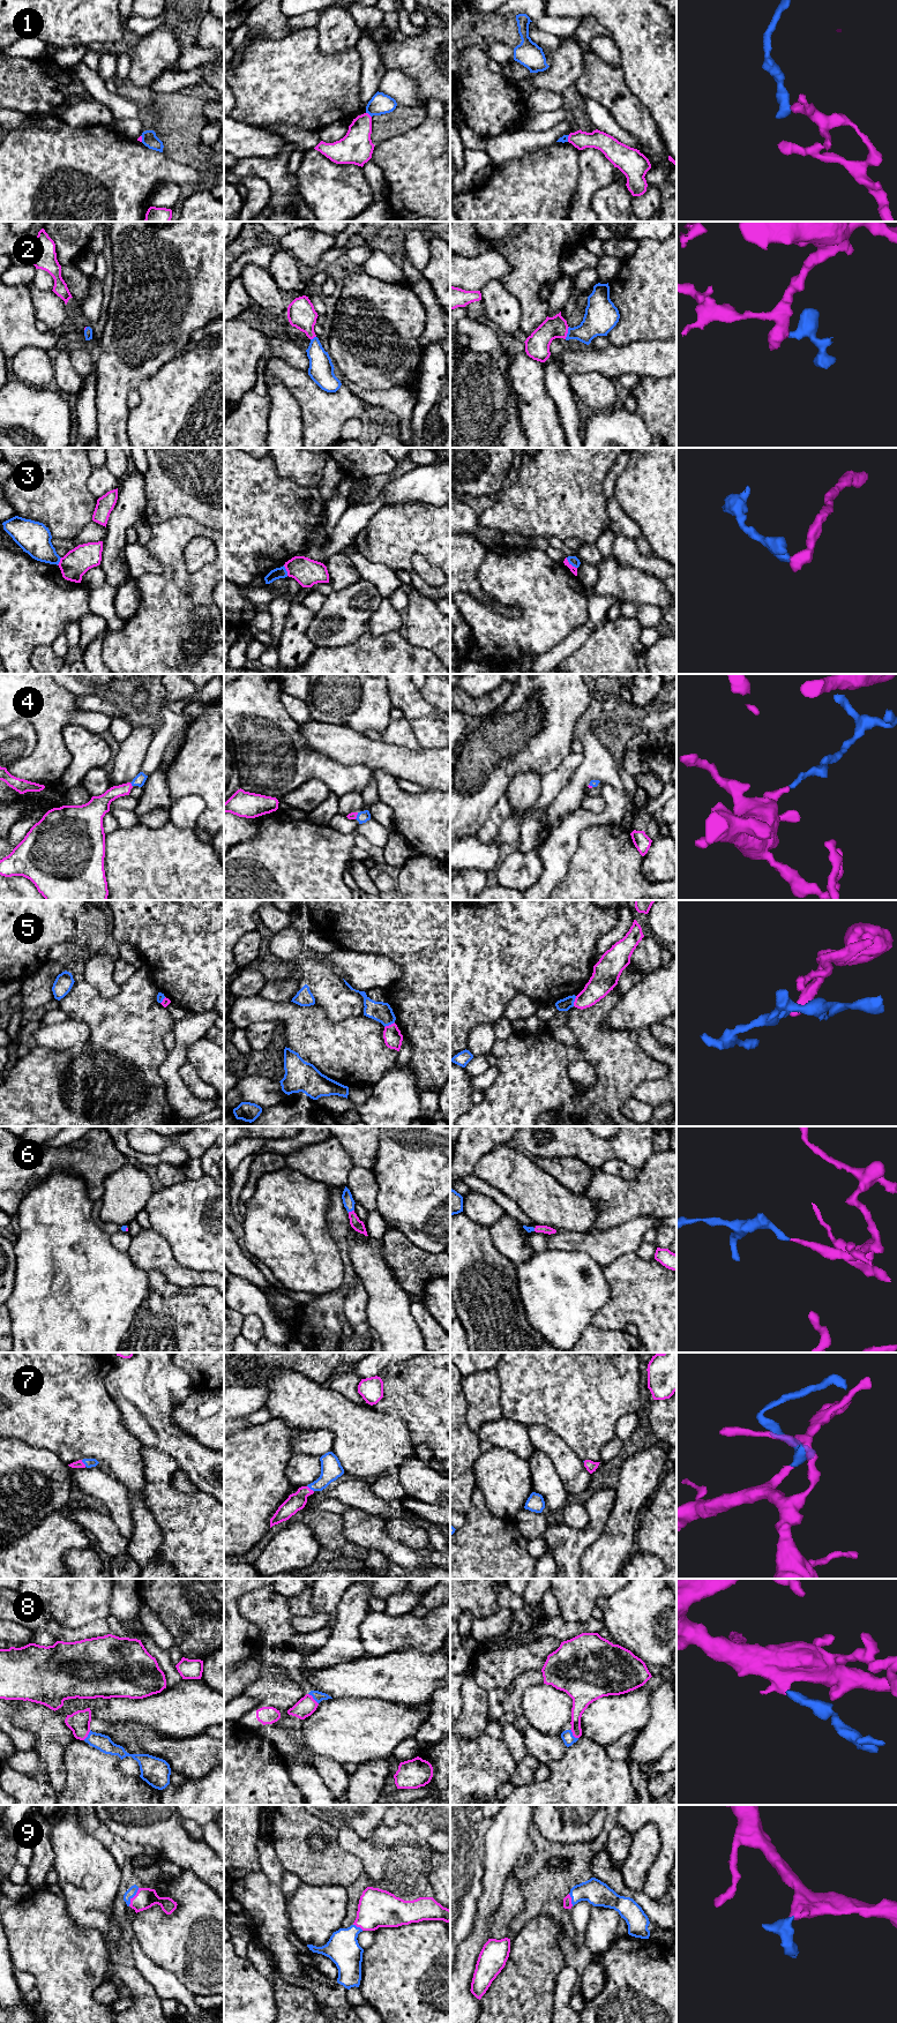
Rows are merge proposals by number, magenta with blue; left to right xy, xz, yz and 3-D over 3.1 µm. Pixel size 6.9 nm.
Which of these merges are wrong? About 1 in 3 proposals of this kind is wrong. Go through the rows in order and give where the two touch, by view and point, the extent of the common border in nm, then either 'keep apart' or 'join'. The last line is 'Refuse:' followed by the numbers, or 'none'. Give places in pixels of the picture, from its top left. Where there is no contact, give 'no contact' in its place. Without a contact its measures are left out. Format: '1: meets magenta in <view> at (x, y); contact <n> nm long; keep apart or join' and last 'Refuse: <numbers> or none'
1: meets magenta in xz at (368, 114); contact 50 nm long; keep apart
2: meets magenta in yz at (567, 332); contact 90 nm long; join
3: meets magenta in yz at (570, 564); contact 110 nm long; keep apart
4: meets magenta in xy at (131, 785); contact 40 nm long; join
5: meets magenta in xz at (389, 1025); contact 80 nm long; keep apart
6: meets magenta in xz at (350, 1212); contact 50 nm long; join
7: meets magenta in xy at (83, 1463); contact 60 nm long; join
8: meets magenta in xz at (313, 1699); contact 100 nm long; join
9: meets magenta in xy at (133, 1897); contact 150 nm long; join
Refuse: 1, 3, 5

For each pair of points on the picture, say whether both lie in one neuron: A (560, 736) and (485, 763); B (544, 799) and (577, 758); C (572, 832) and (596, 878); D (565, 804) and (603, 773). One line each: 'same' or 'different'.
A: same
B: same
C: different
D: same

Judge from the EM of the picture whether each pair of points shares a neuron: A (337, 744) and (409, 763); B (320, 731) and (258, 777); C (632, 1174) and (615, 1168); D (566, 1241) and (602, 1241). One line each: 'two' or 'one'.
A: one
B: two
C: one
D: one

